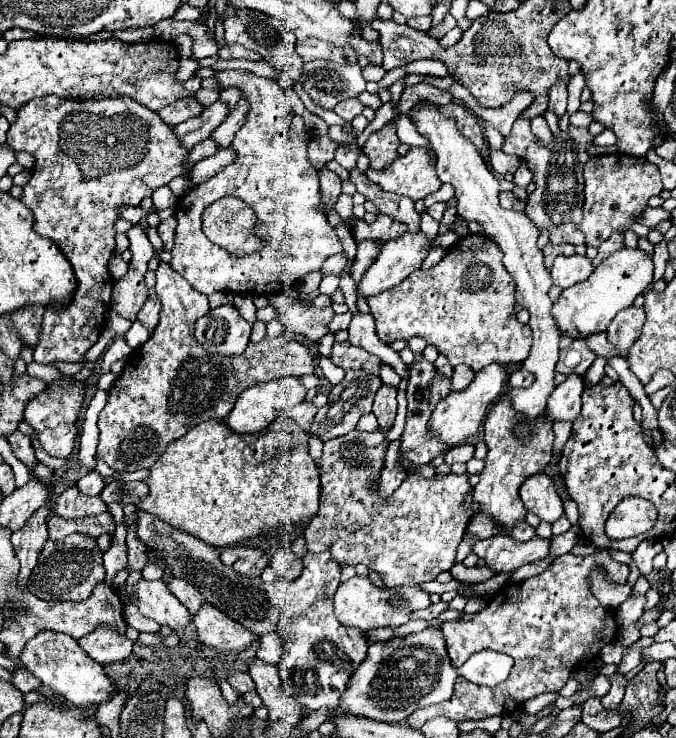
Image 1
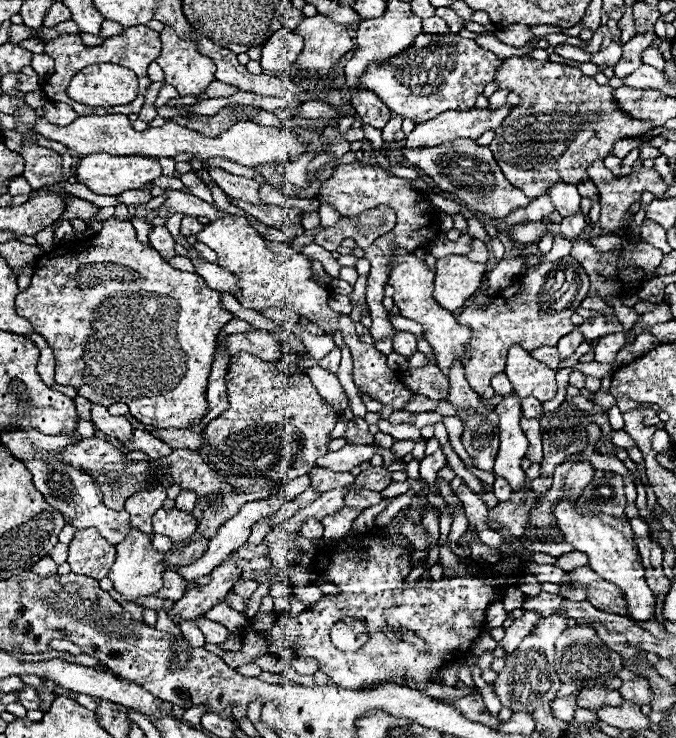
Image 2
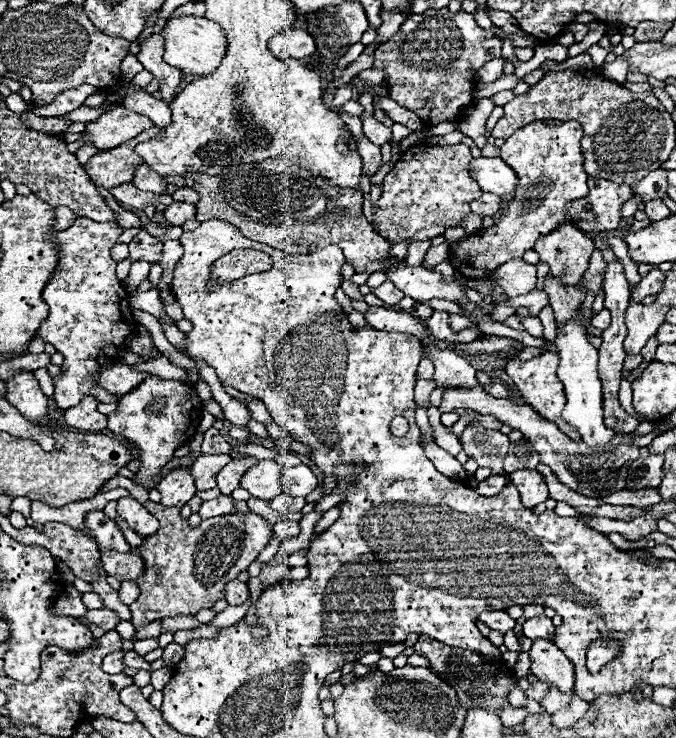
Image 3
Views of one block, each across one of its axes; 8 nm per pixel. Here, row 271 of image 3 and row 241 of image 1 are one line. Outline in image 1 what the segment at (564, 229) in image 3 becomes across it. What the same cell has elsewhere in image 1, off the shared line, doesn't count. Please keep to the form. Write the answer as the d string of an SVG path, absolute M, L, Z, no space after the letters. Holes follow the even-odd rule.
M516 120L512 126L512 134L504 140L502 150L506 154L514 154L522 160L526 160L528 168L534 172L534 182L538 188L528 196L528 208L526 214L528 218L538 226L540 232L550 234L550 244L572 244L572 246L584 246L584 232L578 230L578 224L584 216L582 206L584 206L584 178L582 178L582 168L588 162L586 148L592 144L594 134L590 134L588 128L574 128L570 126L570 132L562 132L560 136L554 136L552 144L548 148L540 148L536 144L536 138L530 132L530 120Z

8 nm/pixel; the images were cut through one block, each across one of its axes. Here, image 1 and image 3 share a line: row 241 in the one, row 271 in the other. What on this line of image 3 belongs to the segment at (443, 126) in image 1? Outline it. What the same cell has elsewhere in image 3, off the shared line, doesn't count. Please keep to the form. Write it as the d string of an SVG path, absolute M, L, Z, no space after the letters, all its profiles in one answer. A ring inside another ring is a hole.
M522 258L508 260L500 268L496 268L490 280L494 280L508 298L522 296L536 288L536 266L526 264Z

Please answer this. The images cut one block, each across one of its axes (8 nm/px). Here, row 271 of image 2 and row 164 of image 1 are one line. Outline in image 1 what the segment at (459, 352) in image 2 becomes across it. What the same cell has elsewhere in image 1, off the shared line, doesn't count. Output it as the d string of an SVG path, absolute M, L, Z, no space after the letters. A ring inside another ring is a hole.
M412 148L384 170L370 168L366 176L374 180L380 190L410 196L412 200L426 198L430 192L440 188L440 180L426 148Z

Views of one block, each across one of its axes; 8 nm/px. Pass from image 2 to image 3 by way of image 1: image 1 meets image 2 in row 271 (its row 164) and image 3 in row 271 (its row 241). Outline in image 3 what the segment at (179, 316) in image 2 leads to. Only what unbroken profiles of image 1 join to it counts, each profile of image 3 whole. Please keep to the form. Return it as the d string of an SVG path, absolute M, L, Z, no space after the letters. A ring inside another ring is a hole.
M80 216L68 230L52 234L60 250L56 270L42 290L42 298L50 306L50 312L38 336L64 354L62 374L54 378L54 400L64 410L80 404L84 396L94 396L98 402L118 402L120 398L104 392L96 380L102 368L112 366L126 354L124 344L134 328L132 306L126 298L125 287L116 278L116 262L110 258L110 248L118 242L122 232L124 230L116 222L94 222Z

